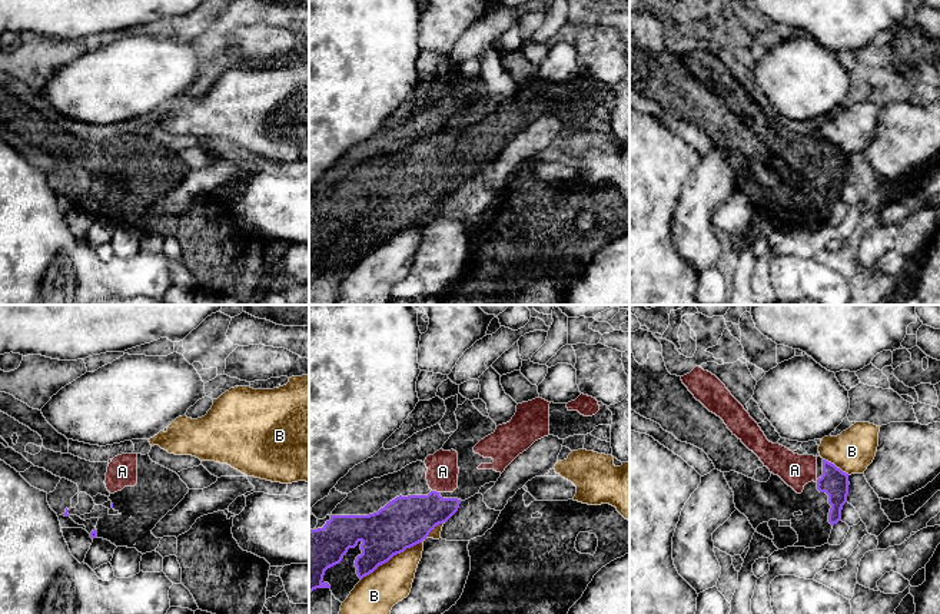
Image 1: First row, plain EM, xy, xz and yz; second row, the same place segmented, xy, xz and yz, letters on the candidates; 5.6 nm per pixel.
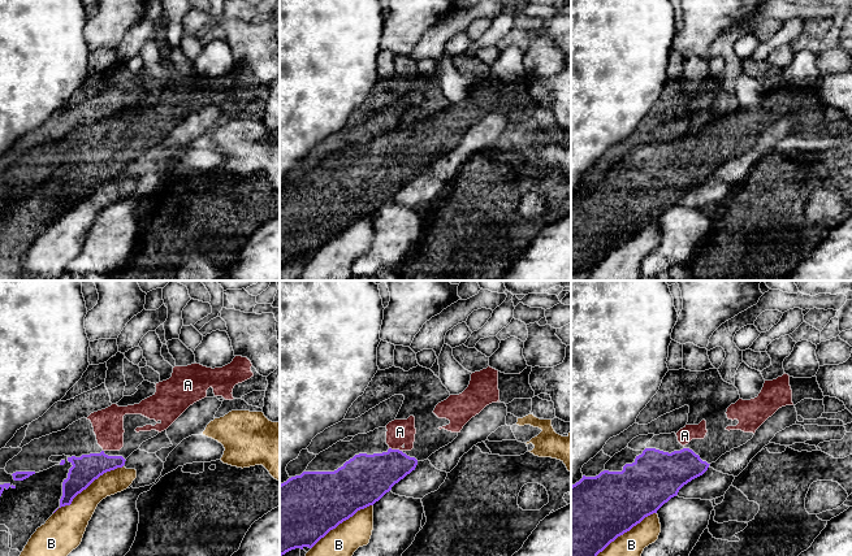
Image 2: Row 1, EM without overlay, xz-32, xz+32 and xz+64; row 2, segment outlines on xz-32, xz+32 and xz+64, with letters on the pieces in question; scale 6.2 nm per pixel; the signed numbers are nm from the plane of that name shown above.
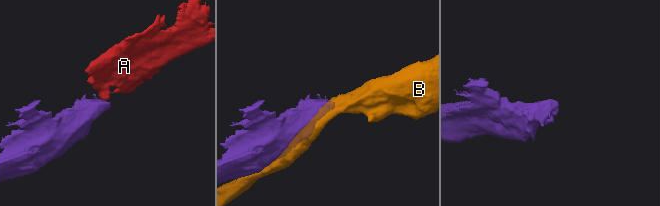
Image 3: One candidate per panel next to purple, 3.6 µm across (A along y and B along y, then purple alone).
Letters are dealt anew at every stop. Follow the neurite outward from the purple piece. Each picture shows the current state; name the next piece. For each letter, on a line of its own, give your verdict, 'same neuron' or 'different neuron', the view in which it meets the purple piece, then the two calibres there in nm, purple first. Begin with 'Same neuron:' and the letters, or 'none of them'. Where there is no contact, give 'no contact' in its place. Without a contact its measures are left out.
Same neuron: A
A: same neuron | xz | 280/180 nm
B: different neuron | xz | 280/220 nm

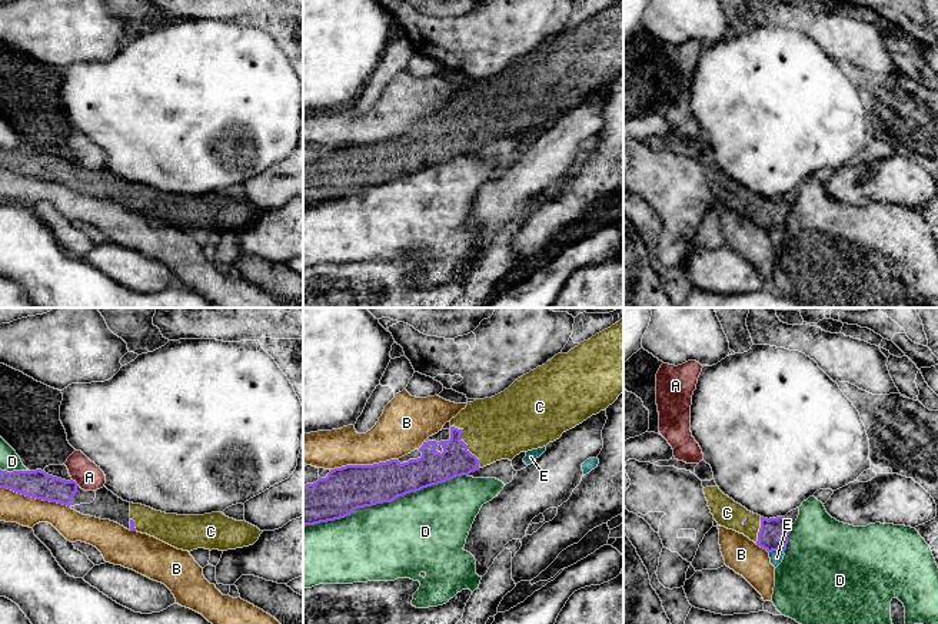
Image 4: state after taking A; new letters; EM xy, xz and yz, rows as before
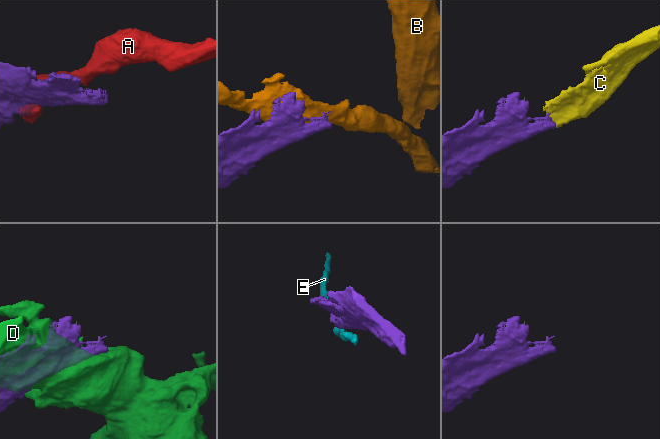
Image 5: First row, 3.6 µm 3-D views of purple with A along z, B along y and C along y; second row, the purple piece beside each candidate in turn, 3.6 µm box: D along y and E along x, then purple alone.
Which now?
Same neuron: C
A: different neuron | xy | 160/160 nm
B: different neuron | xy | 160/170 nm
C: same neuron | xz | 190/360 nm
D: different neuron | xz | 260/440 nm
E: different neuron | yz | 170/70 nm

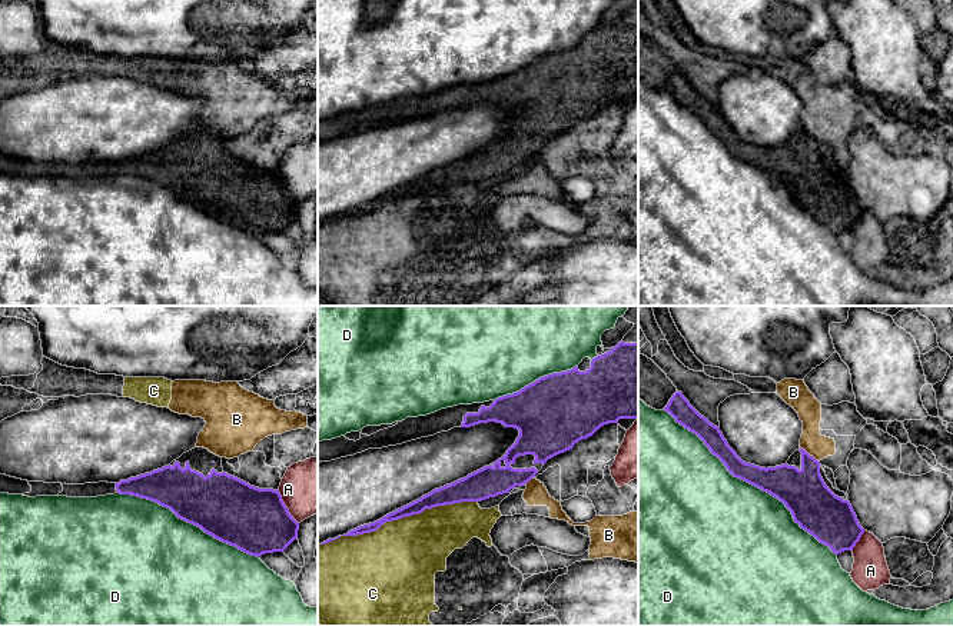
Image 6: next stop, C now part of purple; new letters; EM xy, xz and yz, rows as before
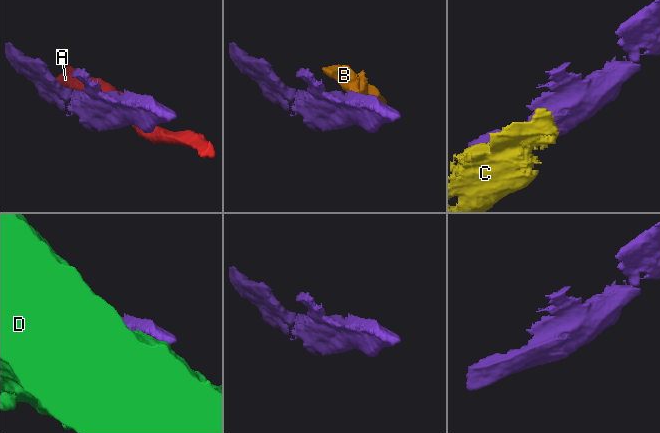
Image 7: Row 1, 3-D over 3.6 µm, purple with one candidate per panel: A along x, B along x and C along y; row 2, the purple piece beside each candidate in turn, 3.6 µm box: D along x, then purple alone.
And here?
Same neuron: none of them
A: different neuron | xy | 360/320 nm
B: different neuron | yz | 260/130 nm
C: different neuron | xz | 110/420 nm
D: different neuron | yz | 220/480 nm

